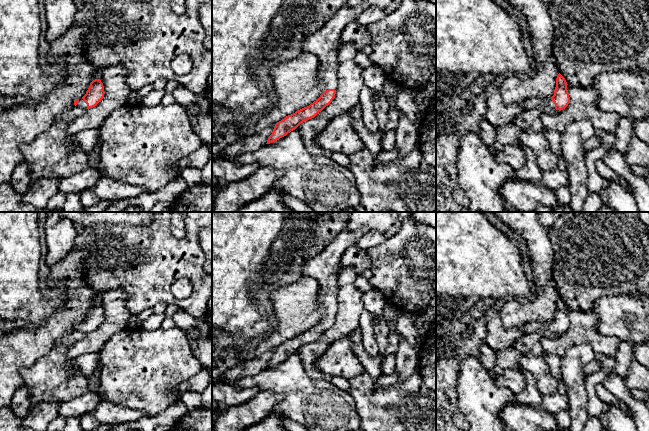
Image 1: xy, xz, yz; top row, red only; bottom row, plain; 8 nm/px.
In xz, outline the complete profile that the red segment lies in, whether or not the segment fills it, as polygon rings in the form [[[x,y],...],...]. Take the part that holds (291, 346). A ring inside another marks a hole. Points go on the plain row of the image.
[[[361,227],[355,231],[343,230],[321,252],[303,265],[301,275],[318,282],[317,303],[325,310],[325,315],[309,330],[277,346],[266,368],[286,360],[303,346],[315,341],[332,326],[338,307],[336,293],[339,287],[341,257],[349,247],[356,245],[369,232],[368,227]]]

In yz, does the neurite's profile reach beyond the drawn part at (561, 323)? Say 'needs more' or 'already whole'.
needs more

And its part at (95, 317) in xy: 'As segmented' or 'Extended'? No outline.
Extended

